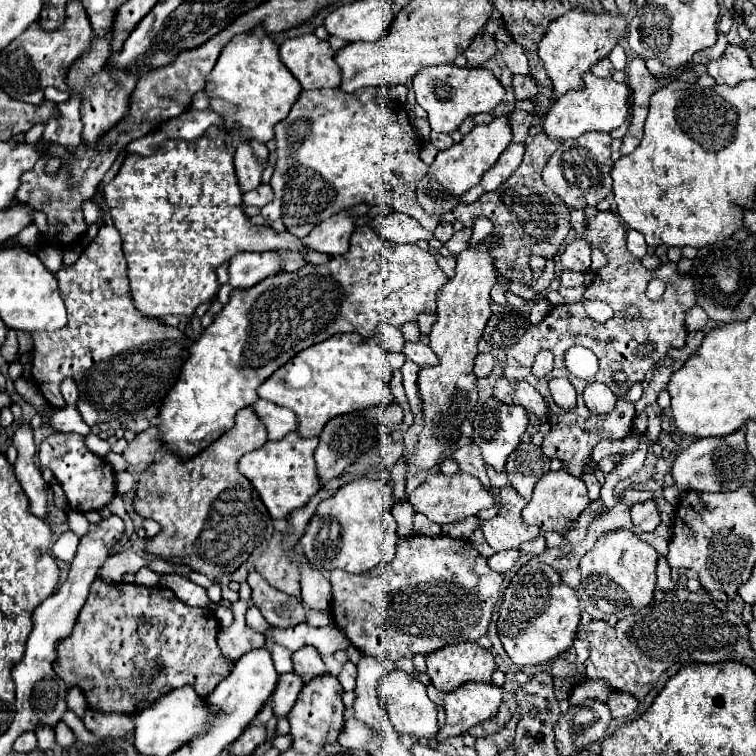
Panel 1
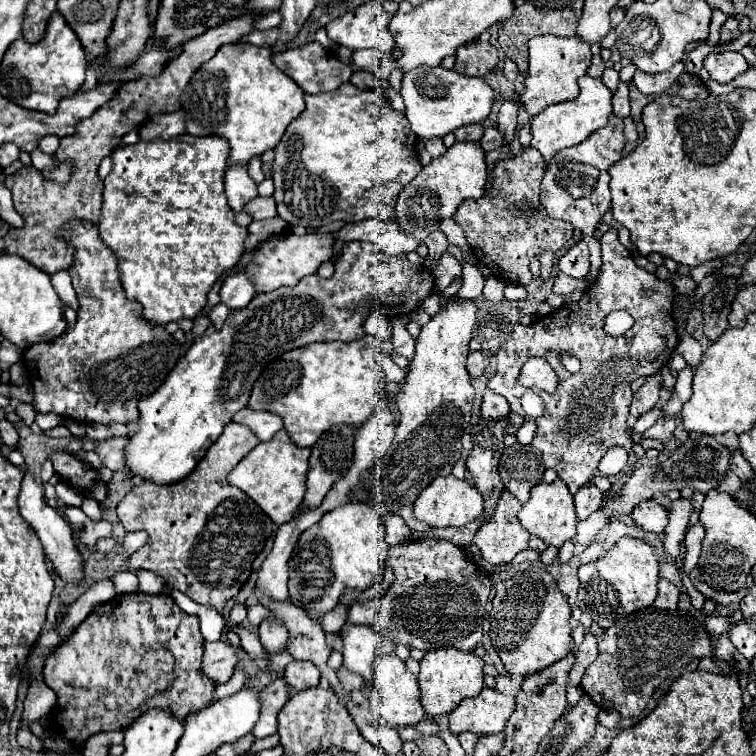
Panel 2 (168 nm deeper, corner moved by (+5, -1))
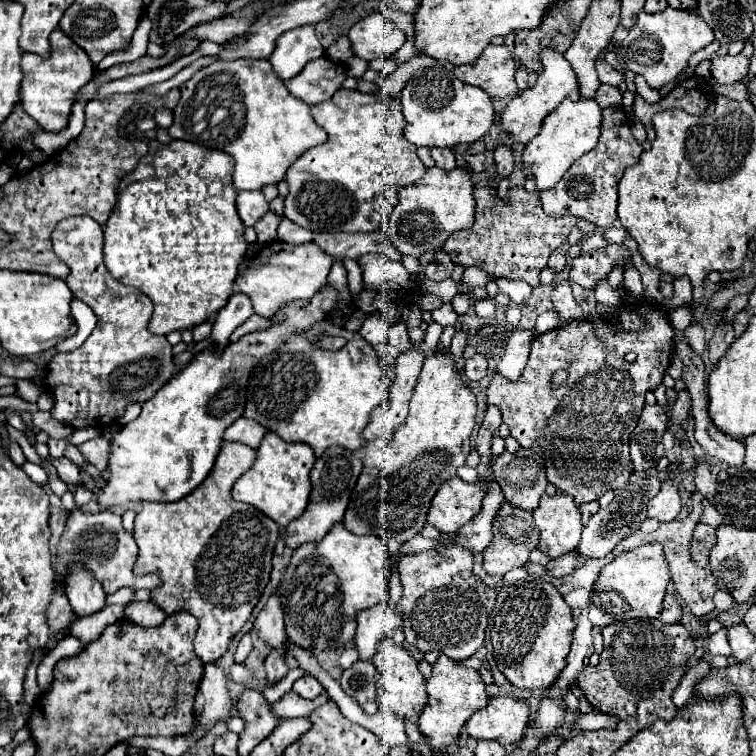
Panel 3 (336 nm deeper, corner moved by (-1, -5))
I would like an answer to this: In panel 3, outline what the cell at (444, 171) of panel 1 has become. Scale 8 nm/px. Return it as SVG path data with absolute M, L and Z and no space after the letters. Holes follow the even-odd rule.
M437 166L429 168L419 182L401 188L399 204L389 216L385 234L389 234L393 246L399 248L399 252L403 254L419 258L425 252L435 252L445 244L449 234L473 226L473 188L473 170L469 166L457 166L449 172Z

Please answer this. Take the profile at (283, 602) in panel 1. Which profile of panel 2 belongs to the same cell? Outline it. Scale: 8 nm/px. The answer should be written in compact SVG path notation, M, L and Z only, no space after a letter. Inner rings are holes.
M271 616L269 620L261 622L259 640L267 650L267 654L271 656L281 654L285 652L285 646L287 646L287 628L283 628L283 624L275 616Z

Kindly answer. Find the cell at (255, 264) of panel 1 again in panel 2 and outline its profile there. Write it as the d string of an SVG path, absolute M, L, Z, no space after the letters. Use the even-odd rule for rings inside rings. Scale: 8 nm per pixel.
M243 270L229 274L229 278L225 280L225 284L221 286L221 302L231 308L231 310L239 310L245 308L253 296L255 296L255 286L249 282L249 278L245 276Z

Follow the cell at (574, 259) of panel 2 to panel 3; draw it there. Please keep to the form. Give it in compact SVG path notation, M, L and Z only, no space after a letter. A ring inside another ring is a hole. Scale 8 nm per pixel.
M611 244L605 250L585 252L573 258L569 278L583 288L593 288L599 280L607 278L607 274L613 270L615 264L623 266L625 260L629 258L631 254L627 252L627 248L619 244Z

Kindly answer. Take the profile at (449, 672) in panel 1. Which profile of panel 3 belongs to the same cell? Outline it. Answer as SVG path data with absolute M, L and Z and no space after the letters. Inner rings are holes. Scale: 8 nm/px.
M439 656L433 664L433 674L427 680L427 696L427 706L419 716L419 730L429 738L429 744L435 752L447 752L447 746L455 744L467 718L473 712L485 708L489 700L481 674L473 668L465 668L453 662L447 656Z

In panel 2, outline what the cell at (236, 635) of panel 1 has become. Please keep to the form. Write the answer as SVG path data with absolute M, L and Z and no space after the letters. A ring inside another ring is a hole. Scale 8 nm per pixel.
M205 642L201 670L215 686L225 684L233 676L235 662L237 650L233 646L227 646L223 642Z

